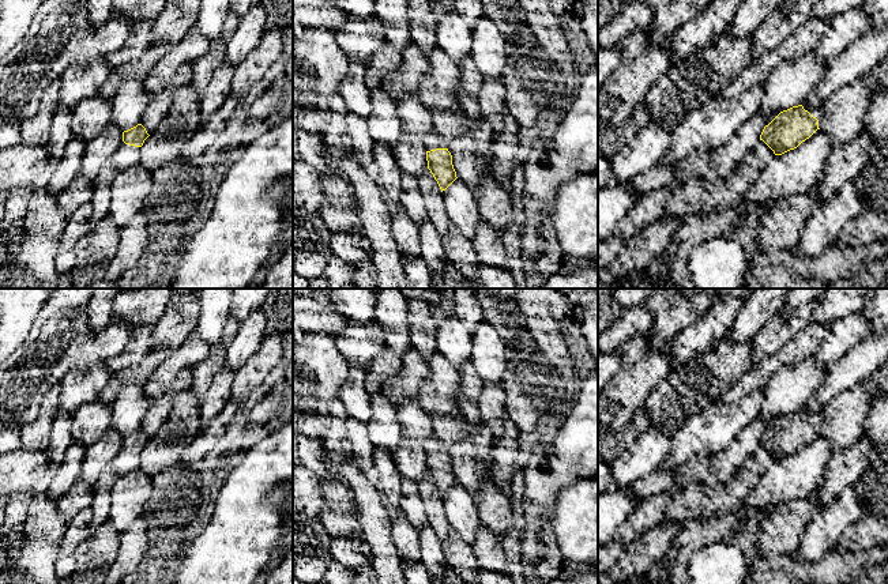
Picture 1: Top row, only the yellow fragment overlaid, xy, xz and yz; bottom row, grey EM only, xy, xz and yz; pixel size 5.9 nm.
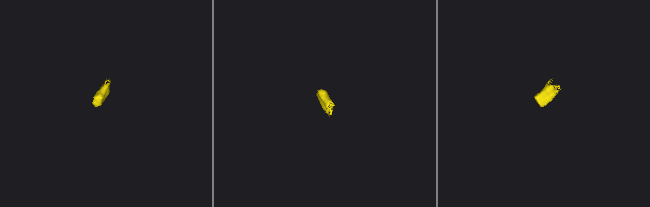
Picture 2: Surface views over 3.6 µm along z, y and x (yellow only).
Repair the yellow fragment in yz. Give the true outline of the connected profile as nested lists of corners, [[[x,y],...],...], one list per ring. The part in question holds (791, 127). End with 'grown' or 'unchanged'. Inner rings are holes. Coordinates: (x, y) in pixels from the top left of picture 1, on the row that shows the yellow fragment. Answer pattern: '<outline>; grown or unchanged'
[[[823,103],[805,110],[802,105],[780,112],[768,125],[764,127],[763,140],[775,155],[782,155],[797,148],[809,139],[819,128]]]; grown

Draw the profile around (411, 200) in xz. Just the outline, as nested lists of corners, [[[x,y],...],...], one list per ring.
[[[402,173],[402,193],[399,204],[417,226],[428,219],[425,201],[417,182],[417,177]]]

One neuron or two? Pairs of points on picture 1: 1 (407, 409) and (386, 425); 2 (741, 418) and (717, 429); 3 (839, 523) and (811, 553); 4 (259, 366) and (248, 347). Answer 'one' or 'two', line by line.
1: two
2: one
3: one
4: two

